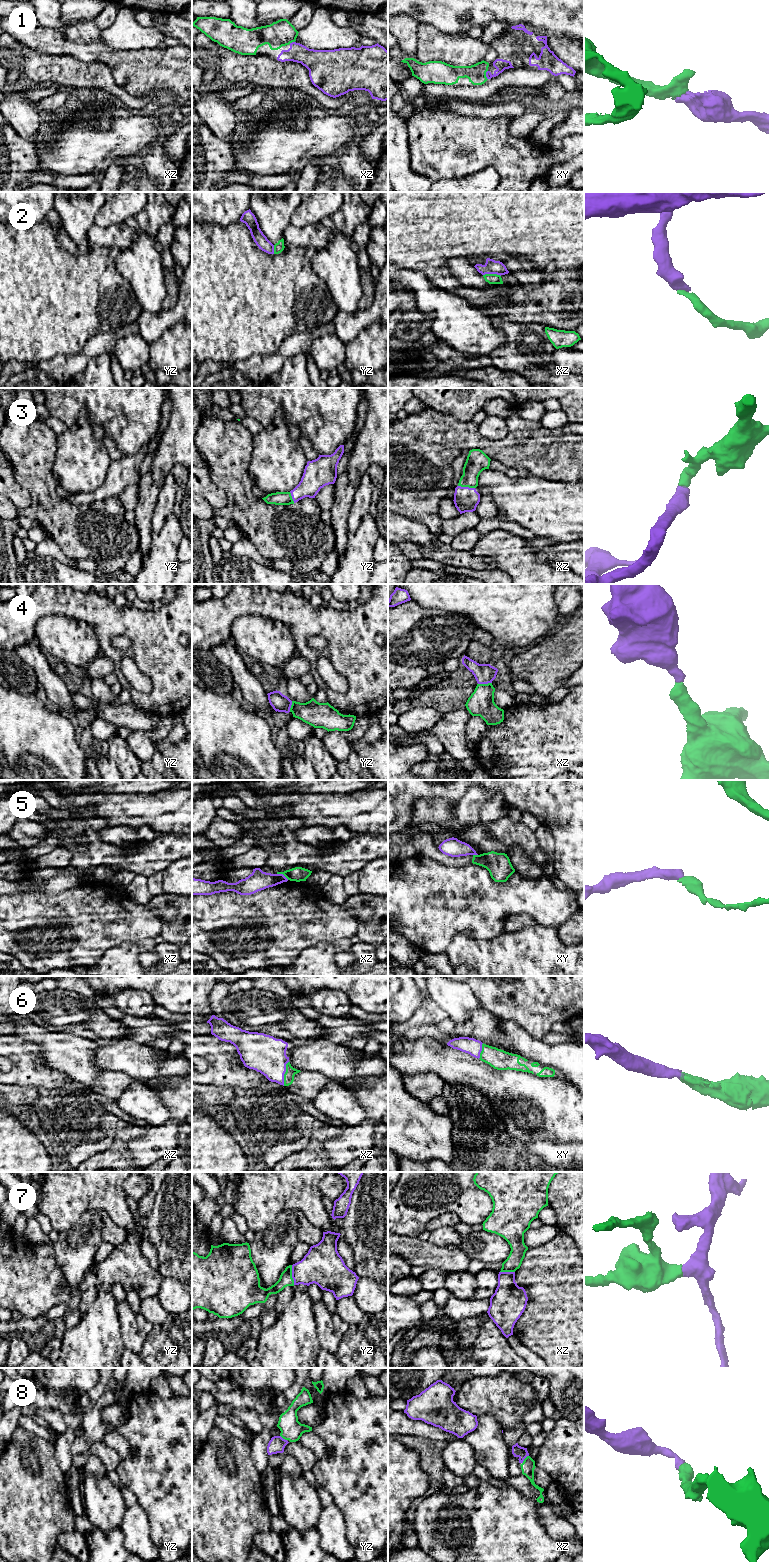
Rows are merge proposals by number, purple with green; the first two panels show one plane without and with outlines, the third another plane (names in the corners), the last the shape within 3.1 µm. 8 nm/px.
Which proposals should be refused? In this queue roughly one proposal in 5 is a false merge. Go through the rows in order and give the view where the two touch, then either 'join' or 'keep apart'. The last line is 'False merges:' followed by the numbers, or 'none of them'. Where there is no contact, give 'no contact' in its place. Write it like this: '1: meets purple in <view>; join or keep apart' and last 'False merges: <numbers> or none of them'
1: meets purple in xy; join
2: meets purple in xz; join
3: meets purple in xz; join
4: meets purple in xz; join
5: meets purple in xz; keep apart
6: meets purple in xz; join
7: meets purple in yz; join
8: meets purple in xz; join
False merges: 5

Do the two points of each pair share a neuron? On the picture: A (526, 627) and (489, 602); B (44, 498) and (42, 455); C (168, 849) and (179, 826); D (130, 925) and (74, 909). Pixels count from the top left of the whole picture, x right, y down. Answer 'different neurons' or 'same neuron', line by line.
A: same neuron
B: same neuron
C: different neurons
D: same neuron

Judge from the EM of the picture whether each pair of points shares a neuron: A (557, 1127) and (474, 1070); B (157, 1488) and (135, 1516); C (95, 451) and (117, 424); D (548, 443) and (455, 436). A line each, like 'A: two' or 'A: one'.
A: one
B: two
C: two
D: one

